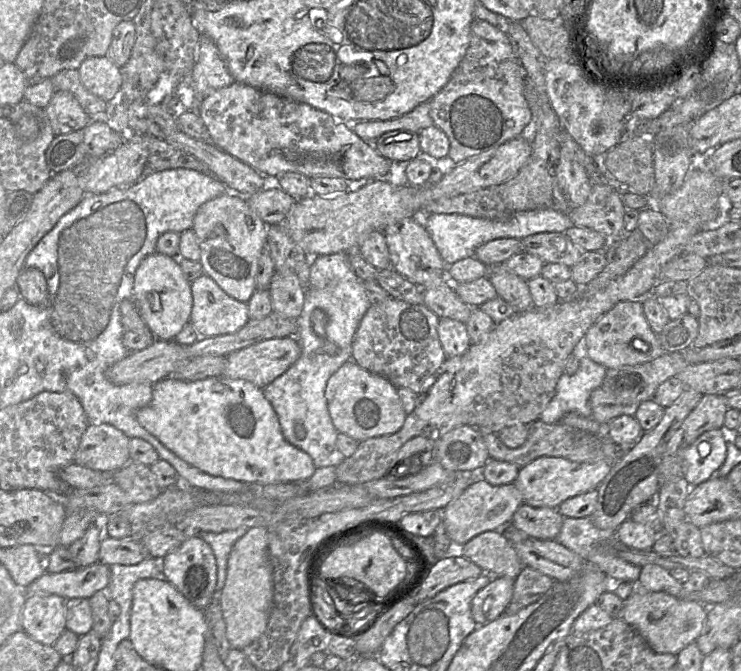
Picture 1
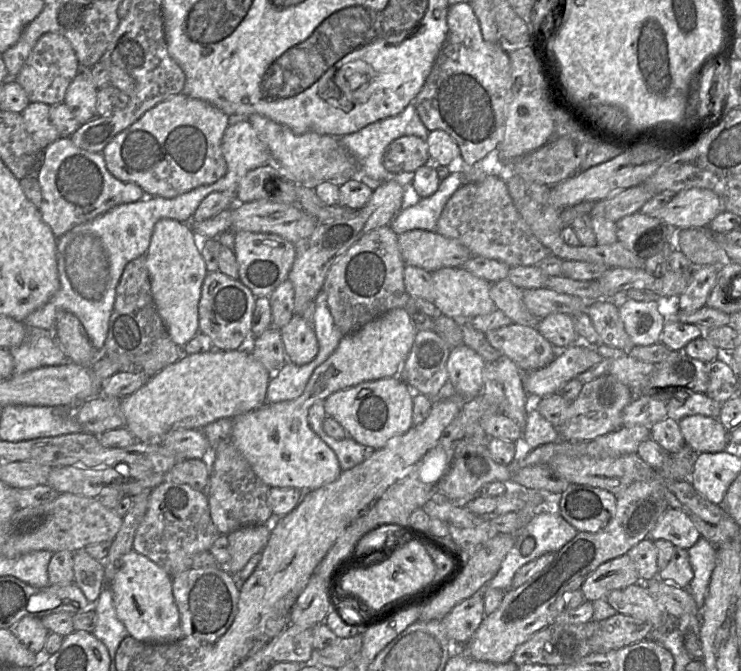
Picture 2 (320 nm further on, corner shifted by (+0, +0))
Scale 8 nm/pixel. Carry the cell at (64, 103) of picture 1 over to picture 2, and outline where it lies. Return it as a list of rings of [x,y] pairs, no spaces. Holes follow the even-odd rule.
[[[29,102],[21,113],[24,125],[40,149],[45,149],[60,137],[49,117],[50,106],[42,102]]]

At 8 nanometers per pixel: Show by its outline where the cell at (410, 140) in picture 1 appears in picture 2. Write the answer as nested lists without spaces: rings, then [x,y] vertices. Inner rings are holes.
[[[402,136],[385,149],[383,166],[390,175],[414,173],[429,159],[426,140],[417,136]]]

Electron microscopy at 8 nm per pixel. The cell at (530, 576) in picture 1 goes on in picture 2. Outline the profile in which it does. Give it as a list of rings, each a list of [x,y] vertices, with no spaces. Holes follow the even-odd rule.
[[[627,554],[601,564],[581,585],[585,600],[605,599],[613,590],[639,583],[637,569]]]

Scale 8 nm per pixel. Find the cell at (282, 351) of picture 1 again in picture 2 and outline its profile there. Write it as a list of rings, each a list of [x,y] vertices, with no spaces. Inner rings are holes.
[[[246,350],[220,351],[184,355],[151,377],[141,388],[121,399],[124,427],[136,441],[156,441],[178,429],[201,429],[221,418],[234,418],[260,408],[266,401],[270,381],[266,368]]]

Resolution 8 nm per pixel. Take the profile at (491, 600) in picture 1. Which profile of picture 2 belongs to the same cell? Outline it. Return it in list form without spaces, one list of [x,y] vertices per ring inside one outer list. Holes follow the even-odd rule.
[[[480,592],[463,600],[441,620],[453,645],[464,645],[484,619],[484,600]]]

